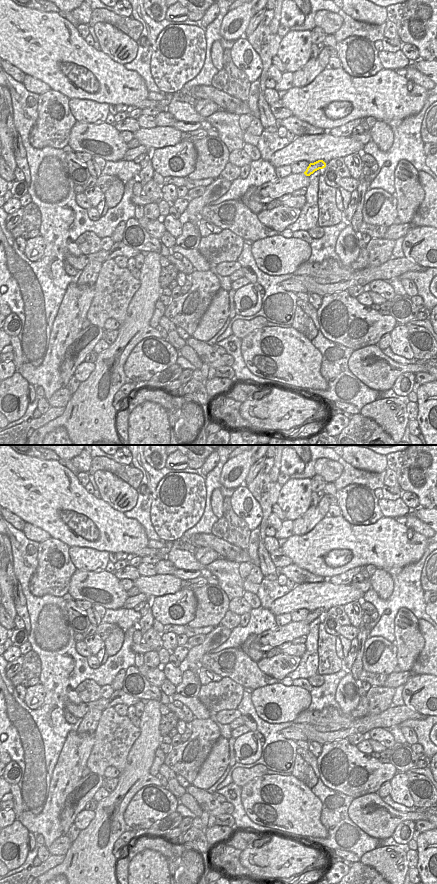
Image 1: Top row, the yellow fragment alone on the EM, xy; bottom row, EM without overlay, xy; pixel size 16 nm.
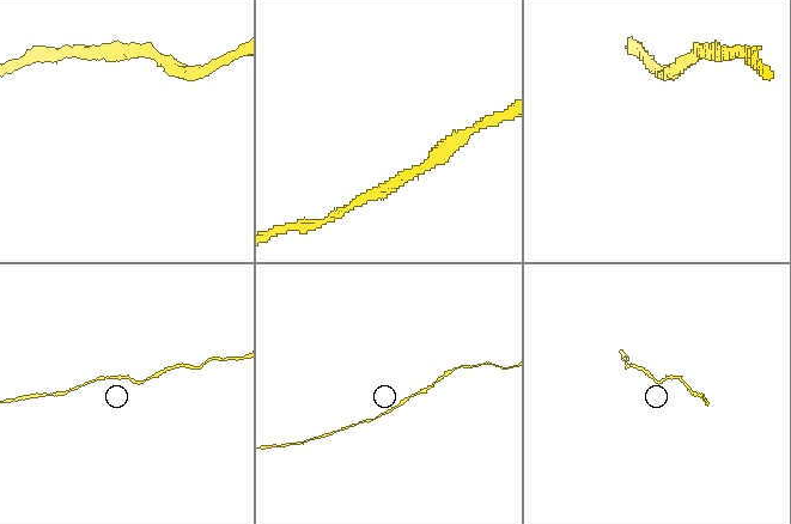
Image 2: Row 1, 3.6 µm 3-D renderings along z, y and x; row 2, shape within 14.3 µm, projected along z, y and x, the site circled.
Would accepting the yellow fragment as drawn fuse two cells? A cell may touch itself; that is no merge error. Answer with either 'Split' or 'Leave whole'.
Leave whole.

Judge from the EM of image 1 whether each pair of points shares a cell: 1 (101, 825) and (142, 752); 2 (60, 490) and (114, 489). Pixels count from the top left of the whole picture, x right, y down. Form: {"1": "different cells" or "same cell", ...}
{"1": "same cell", "2": "different cells"}

